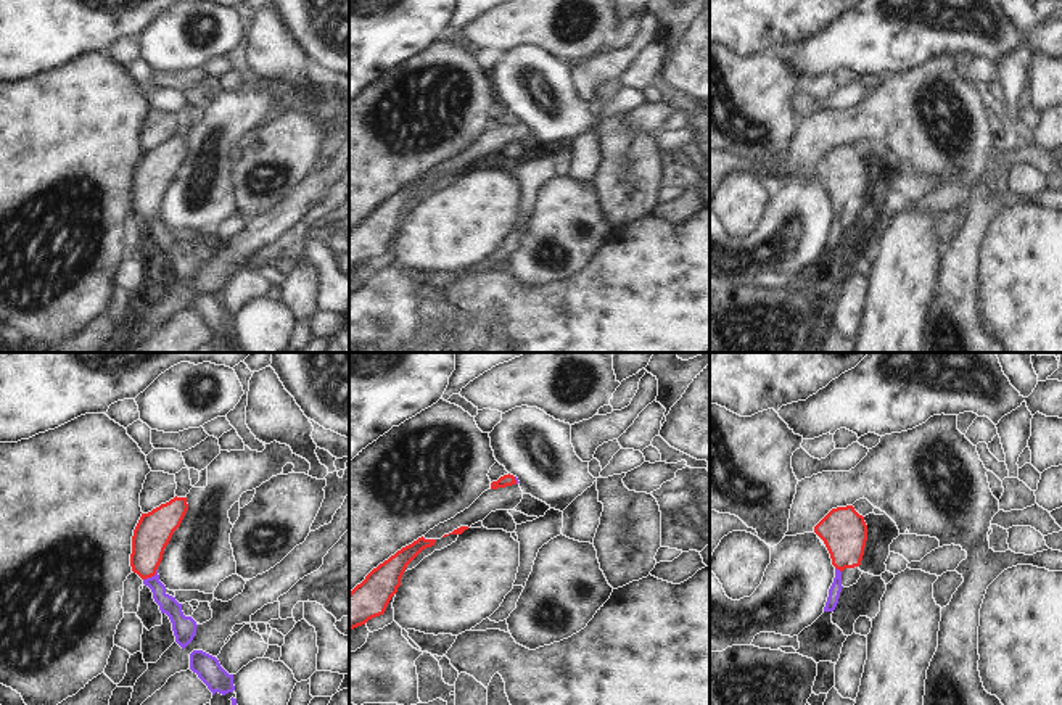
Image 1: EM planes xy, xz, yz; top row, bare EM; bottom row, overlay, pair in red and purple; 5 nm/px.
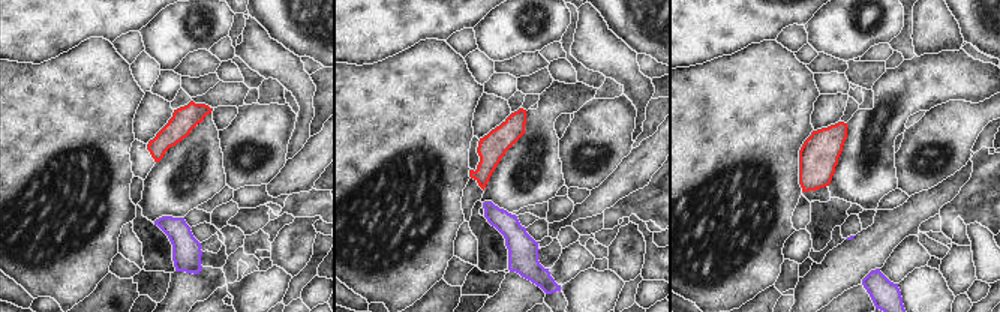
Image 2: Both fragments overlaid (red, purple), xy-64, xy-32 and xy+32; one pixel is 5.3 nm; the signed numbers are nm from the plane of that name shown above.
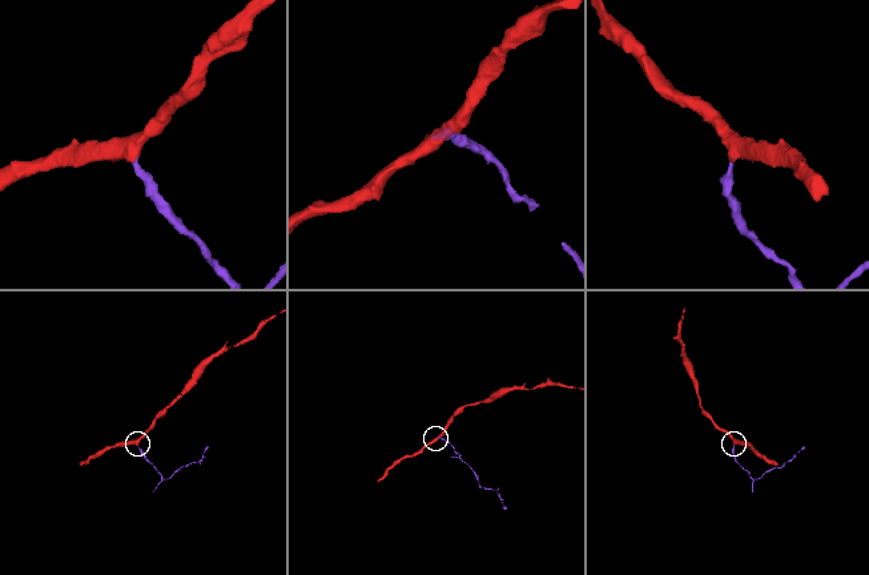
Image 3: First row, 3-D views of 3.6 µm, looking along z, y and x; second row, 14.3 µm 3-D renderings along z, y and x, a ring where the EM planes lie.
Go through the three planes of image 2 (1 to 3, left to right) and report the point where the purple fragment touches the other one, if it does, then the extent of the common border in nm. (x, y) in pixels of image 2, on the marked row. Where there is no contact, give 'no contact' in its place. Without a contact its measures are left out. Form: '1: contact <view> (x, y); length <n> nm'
1: no contact
2: no contact
3: no contact

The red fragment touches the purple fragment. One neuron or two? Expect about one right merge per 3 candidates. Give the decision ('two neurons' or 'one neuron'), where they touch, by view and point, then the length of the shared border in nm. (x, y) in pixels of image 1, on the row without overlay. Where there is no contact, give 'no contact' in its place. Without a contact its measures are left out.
one neuron | xy (152, 214) | 90 nm

